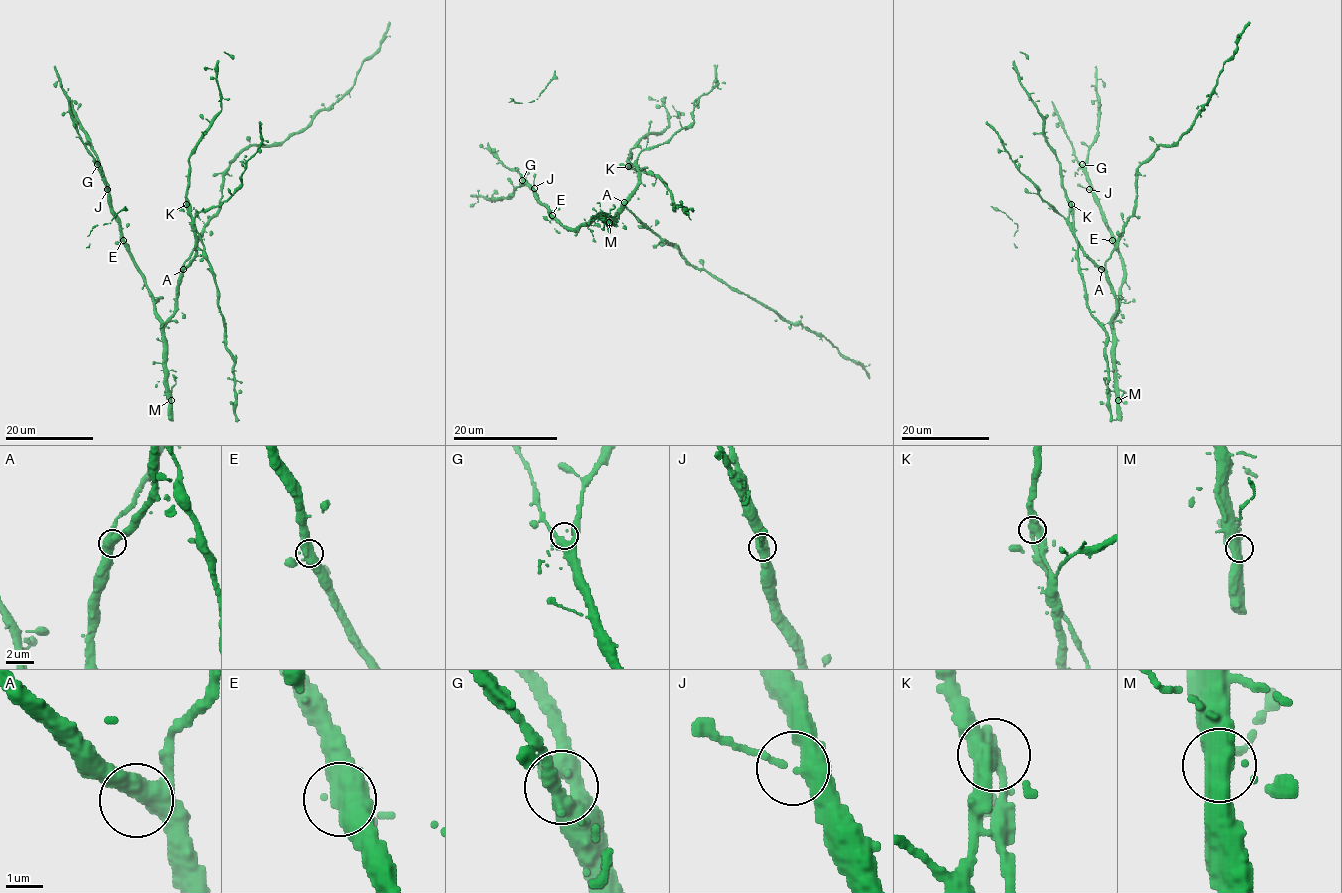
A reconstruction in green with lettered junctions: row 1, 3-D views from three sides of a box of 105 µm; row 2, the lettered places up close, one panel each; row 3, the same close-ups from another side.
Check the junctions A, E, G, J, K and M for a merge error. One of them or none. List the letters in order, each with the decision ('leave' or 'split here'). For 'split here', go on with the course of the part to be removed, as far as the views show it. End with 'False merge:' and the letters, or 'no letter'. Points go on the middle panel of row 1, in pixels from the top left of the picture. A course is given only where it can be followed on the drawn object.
A: leave
E: leave
G: leave
J: leave
K: split here; course (627, 167), (656, 176), (670, 192), (673, 208), (681, 207), (690, 219)
M: leave
False merge: K

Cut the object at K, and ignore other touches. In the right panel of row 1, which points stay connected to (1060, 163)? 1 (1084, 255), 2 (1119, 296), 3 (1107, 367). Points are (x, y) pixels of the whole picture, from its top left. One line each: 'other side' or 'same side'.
1: same side
2: same side
3: other side

